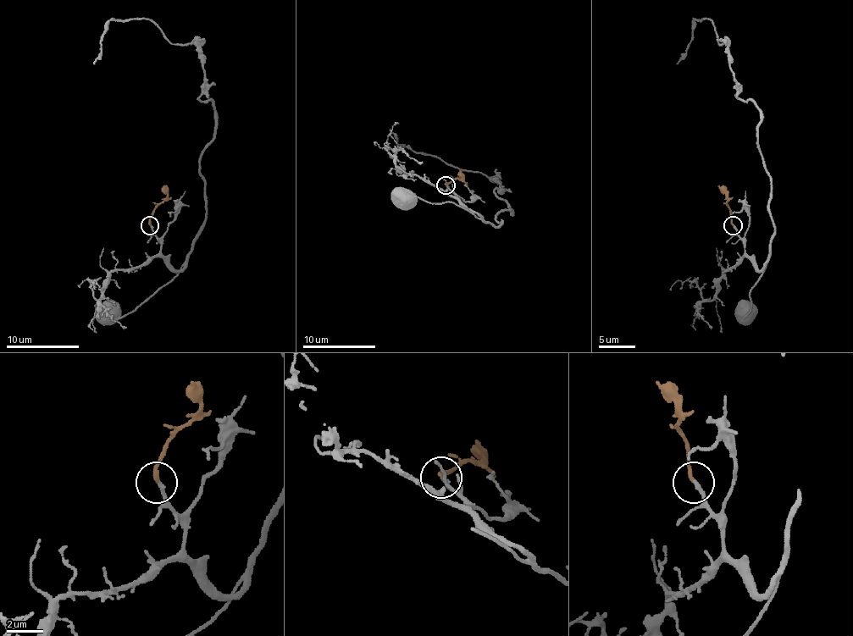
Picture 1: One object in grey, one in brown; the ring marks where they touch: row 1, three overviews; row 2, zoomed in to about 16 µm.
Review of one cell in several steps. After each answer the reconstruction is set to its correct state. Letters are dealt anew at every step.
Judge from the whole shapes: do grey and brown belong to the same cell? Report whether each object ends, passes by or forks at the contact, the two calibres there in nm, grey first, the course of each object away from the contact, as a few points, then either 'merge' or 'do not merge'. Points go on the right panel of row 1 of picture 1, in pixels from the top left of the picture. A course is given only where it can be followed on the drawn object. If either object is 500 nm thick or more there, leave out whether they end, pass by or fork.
grey ends there; brown ends there; 240 nm thick on the grey side, 200 nm on the other; grey runs (733, 224), (744, 243), (744, 256), (761, 273), (750, 290), (749, 312), (744, 316), (743, 305), (744, 312); brown runs (732, 224), (730, 210), (717, 185); merge

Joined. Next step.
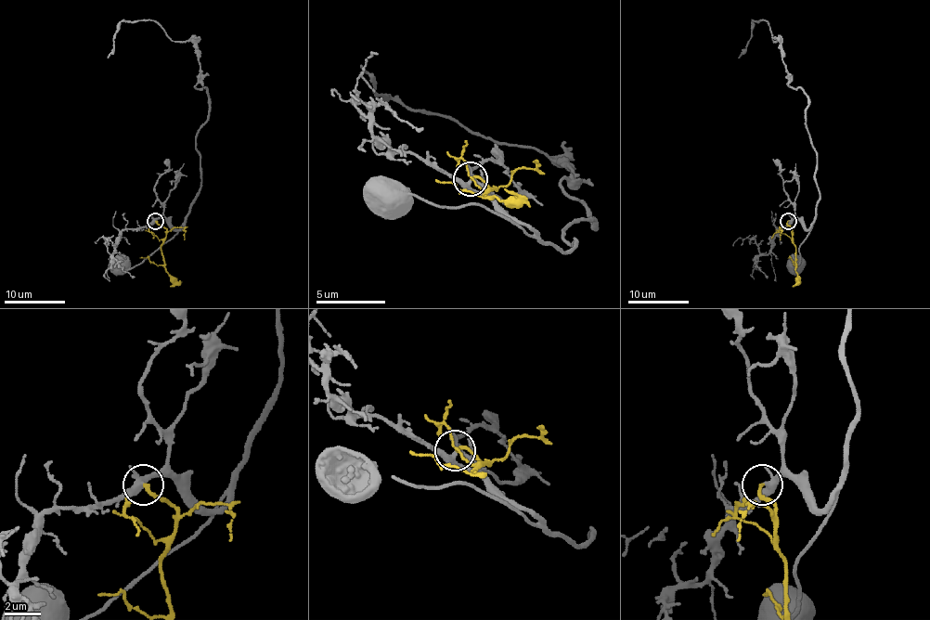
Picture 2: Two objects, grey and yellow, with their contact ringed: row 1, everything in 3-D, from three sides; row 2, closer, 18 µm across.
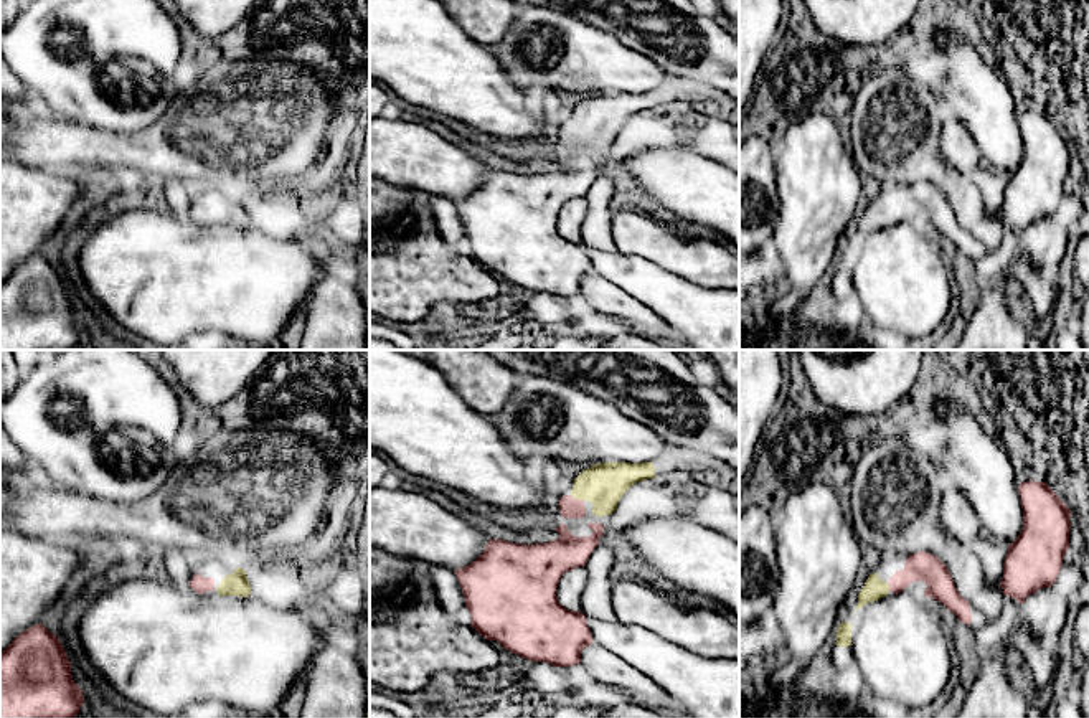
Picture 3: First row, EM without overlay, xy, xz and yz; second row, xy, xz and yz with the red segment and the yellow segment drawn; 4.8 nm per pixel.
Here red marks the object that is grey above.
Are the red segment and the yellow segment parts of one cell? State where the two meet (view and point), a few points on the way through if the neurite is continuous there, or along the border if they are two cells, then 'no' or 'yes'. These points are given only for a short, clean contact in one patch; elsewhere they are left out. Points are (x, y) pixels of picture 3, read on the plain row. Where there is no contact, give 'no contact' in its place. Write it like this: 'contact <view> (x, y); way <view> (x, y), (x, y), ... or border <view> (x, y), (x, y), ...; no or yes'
contact xz (579, 131); way xz (570, 137), (579, 131), (596, 114), (604, 114); yes

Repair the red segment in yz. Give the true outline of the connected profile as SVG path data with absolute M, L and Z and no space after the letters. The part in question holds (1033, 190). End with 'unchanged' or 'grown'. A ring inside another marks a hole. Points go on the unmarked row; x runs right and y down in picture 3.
M1028 111L1018 116L1023 139L1023 160L1008 175L1002 220L1020 234L1058 210L1069 180L1071 140L1046 112Z; unchanged

